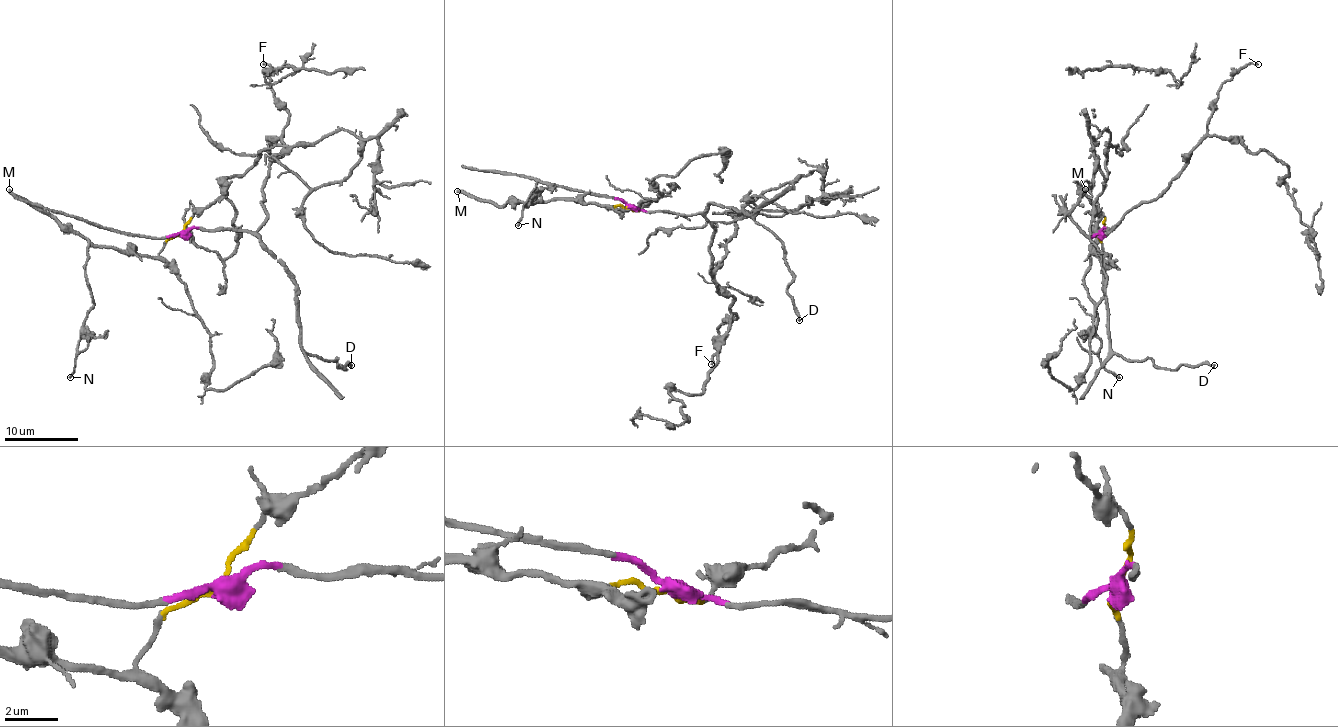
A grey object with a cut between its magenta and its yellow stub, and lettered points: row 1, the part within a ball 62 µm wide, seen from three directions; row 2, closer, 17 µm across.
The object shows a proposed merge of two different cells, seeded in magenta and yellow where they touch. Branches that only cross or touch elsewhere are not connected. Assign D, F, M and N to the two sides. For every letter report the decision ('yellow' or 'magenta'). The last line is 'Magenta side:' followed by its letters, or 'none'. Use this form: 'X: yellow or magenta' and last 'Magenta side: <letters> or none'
D: magenta
F: magenta
M: yellow
N: yellow
Magenta side: D, F

